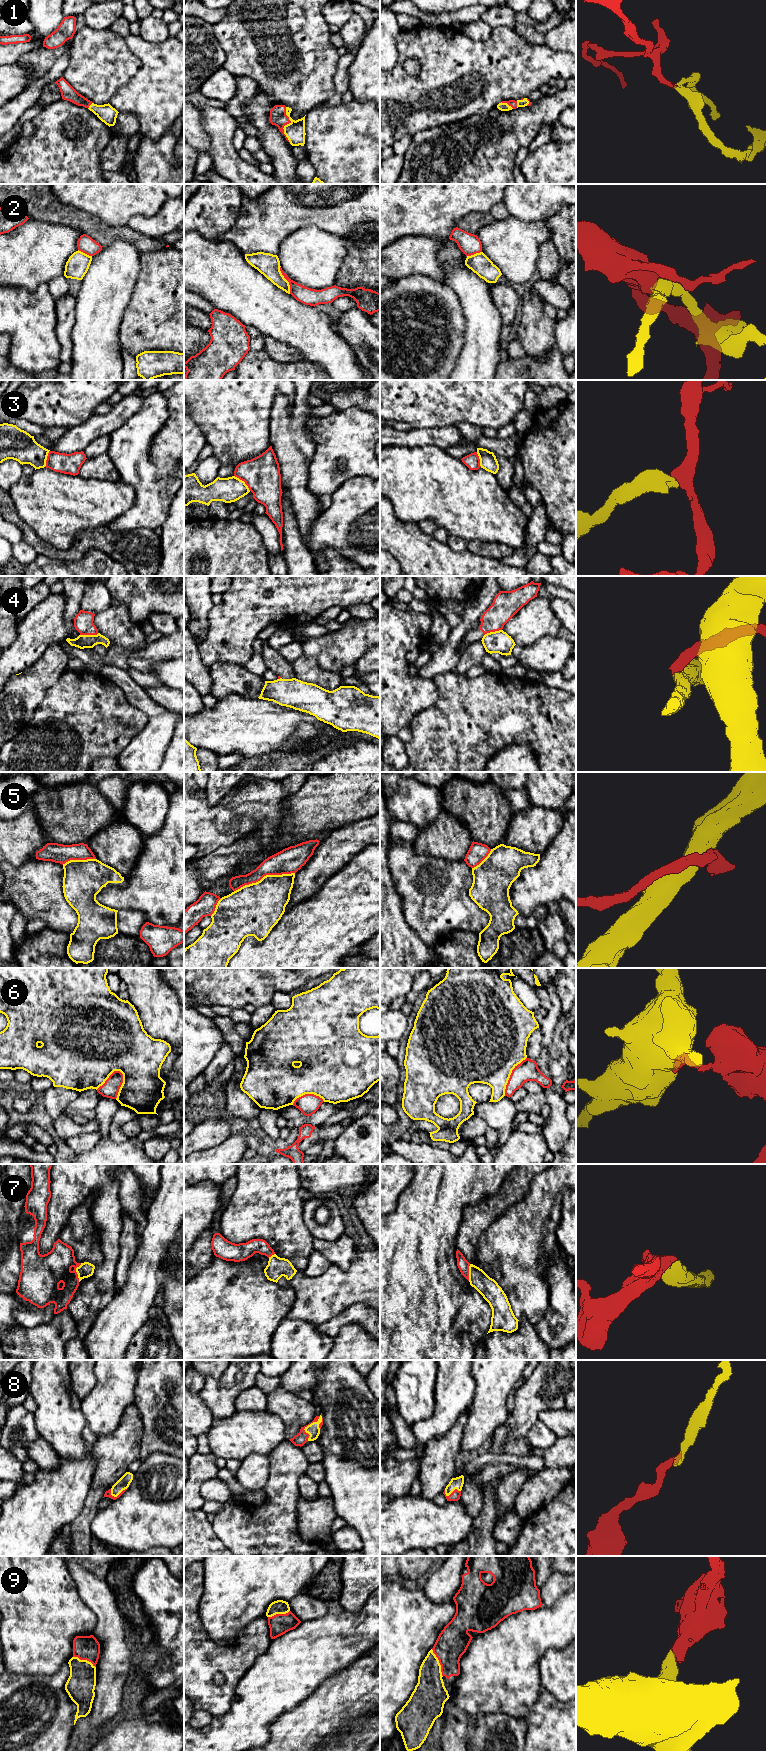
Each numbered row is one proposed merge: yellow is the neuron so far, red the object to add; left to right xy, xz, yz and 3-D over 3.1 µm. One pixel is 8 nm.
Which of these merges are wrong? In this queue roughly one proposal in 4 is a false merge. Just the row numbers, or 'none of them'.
3, 4, 5, 6

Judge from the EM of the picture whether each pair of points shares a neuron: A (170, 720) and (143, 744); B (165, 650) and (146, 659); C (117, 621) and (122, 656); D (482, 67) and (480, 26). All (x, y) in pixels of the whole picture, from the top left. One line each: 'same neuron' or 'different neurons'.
A: same neuron
B: same neuron
C: same neuron
D: different neurons

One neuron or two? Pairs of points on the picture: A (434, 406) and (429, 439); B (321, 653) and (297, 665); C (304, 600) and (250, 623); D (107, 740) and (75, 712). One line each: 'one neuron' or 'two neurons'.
A: two neurons
B: two neurons
C: one neuron
D: one neuron

